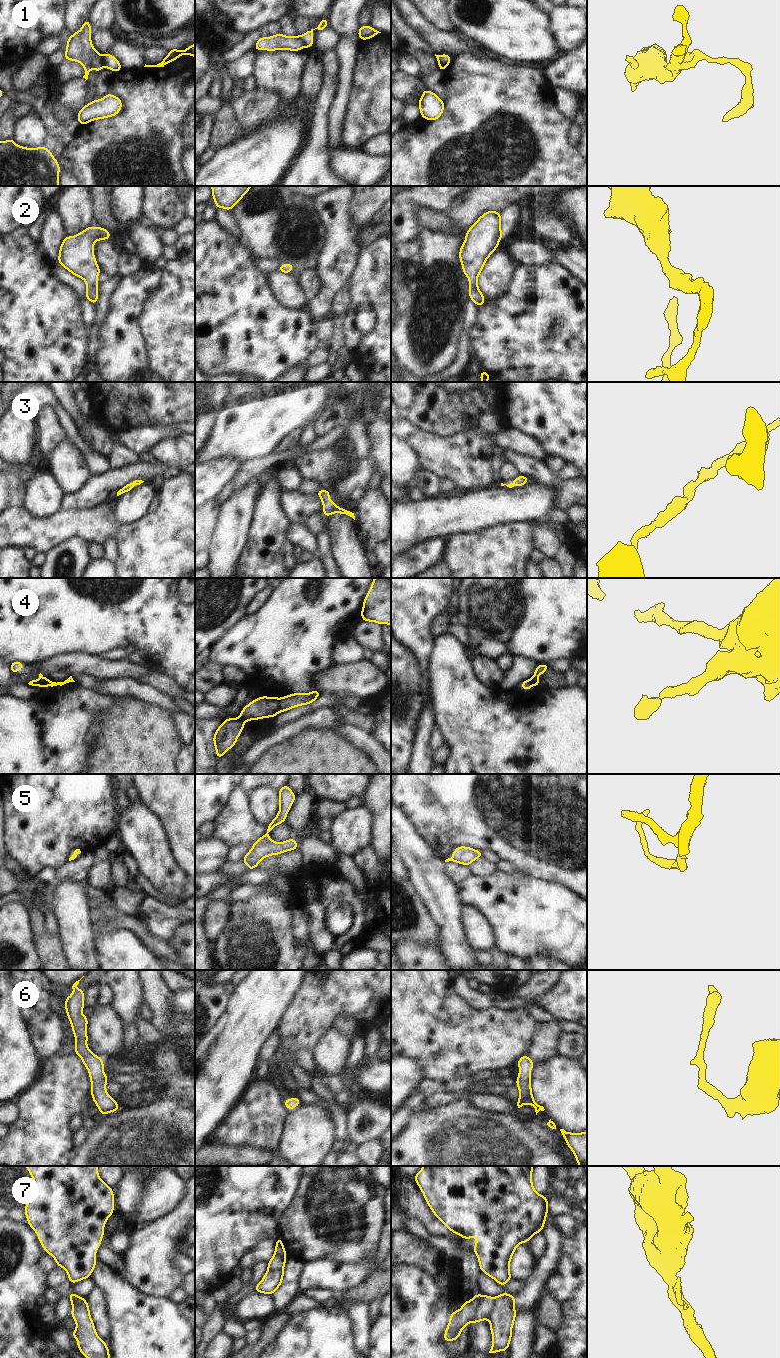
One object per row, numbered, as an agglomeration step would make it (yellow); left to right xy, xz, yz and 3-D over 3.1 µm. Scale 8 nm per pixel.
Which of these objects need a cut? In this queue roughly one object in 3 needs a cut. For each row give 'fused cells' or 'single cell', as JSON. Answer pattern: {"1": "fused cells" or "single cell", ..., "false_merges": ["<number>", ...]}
{"1": "fused cells", "2": "single cell", "3": "single cell", "4": "fused cells", "5": "single cell", "6": "single cell", "7": "fused cells", "false_merges": ["1", "4", "7"]}

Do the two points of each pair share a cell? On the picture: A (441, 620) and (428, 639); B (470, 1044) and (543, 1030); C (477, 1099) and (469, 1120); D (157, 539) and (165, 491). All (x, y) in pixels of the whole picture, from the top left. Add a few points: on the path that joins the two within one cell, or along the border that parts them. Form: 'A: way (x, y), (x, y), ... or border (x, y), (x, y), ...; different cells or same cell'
A: border (441, 612), (431, 626), (434, 638); different cells
B: border (538, 1023), (527, 1054); different cells
C: border (468, 1097), (479, 1108), (497, 1112); different cells
D: way (165, 527), (165, 503); same cell

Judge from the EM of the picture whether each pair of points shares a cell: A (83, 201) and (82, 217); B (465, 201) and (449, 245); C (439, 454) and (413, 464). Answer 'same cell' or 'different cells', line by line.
A: same cell
B: same cell
C: different cells

